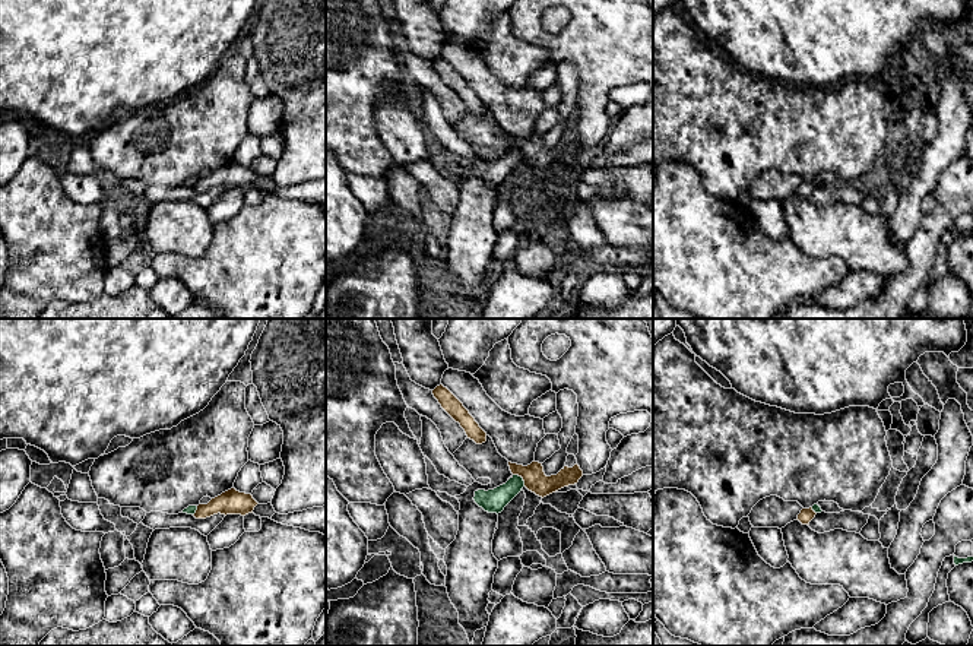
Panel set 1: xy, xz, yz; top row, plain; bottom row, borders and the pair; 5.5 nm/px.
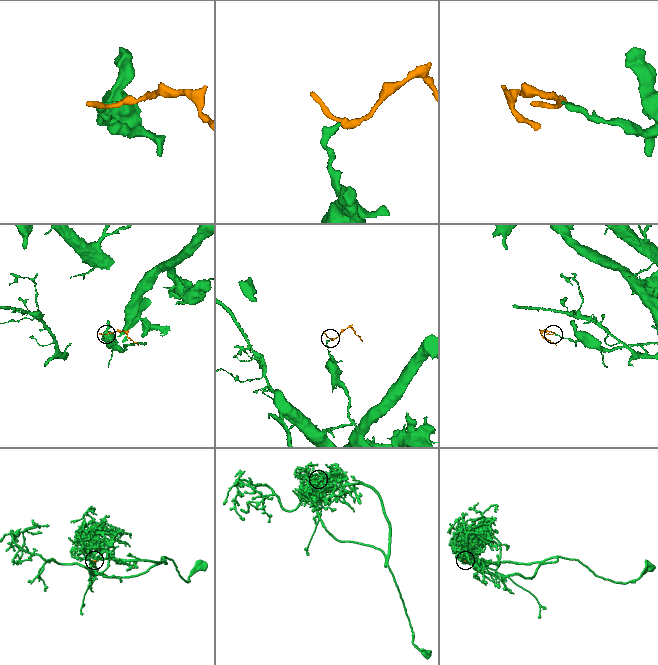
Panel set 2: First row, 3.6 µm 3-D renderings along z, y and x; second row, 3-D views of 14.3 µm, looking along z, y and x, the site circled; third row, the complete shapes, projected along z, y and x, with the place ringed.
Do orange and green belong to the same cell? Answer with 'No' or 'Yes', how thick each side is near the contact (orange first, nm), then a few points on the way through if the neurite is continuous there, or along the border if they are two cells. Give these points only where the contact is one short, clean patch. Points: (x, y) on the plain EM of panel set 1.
No. Thickness 130 nm (orange) against 130 nm. Boundary: xz (513, 146), (517, 146), (525, 158)

